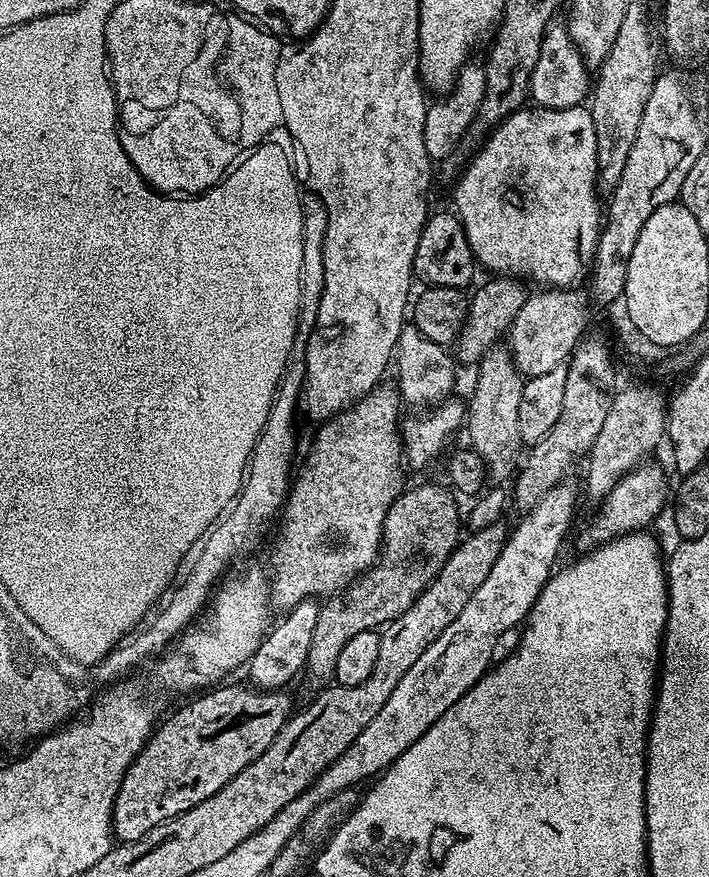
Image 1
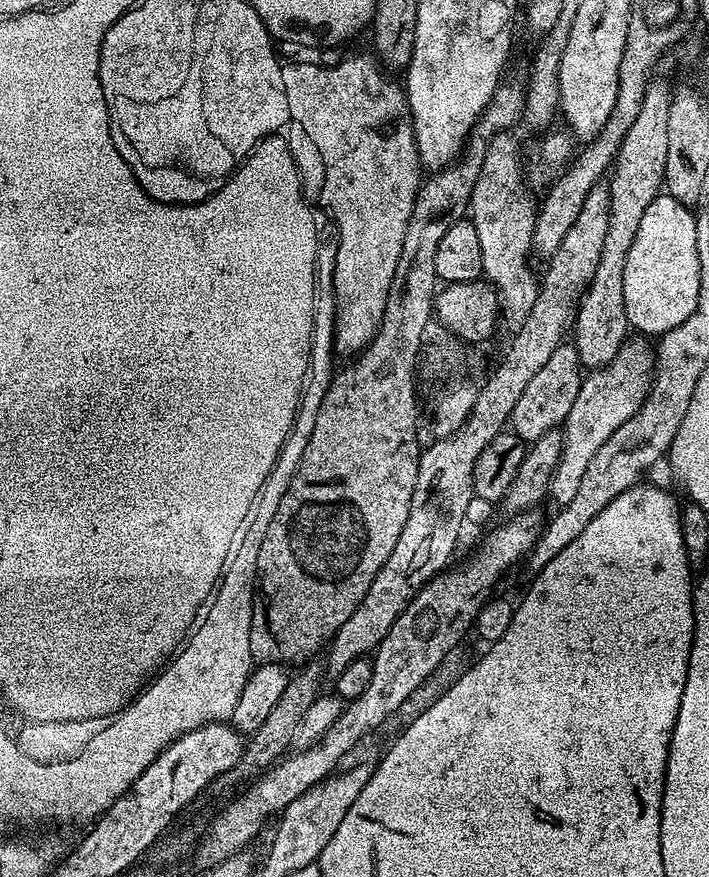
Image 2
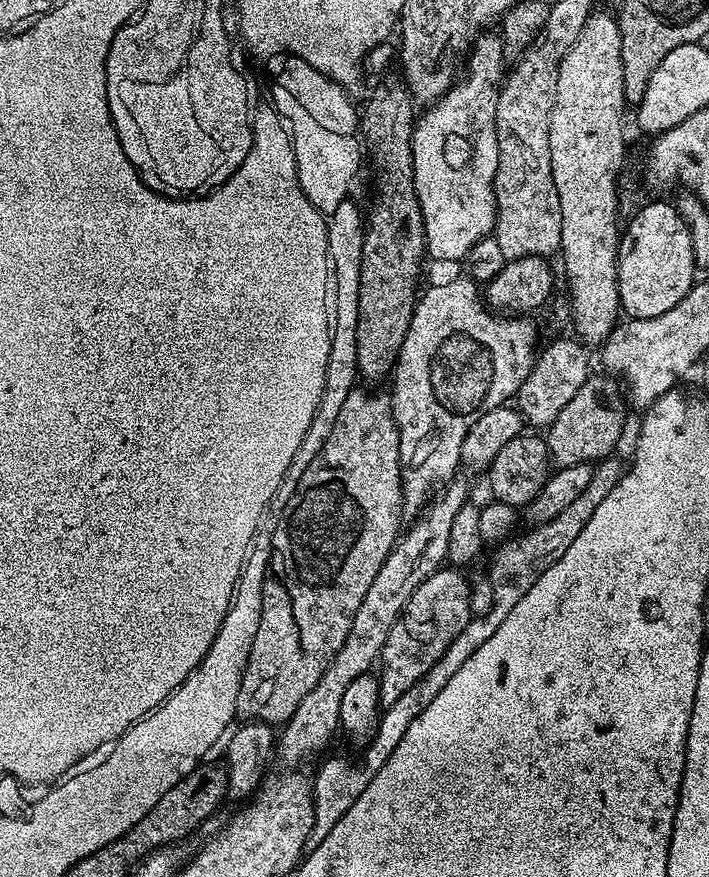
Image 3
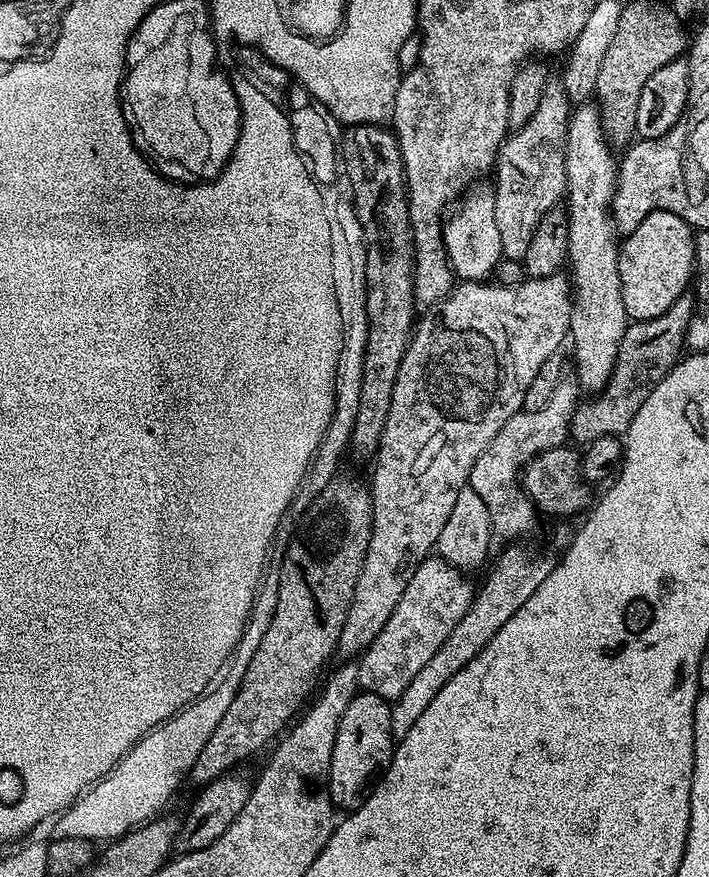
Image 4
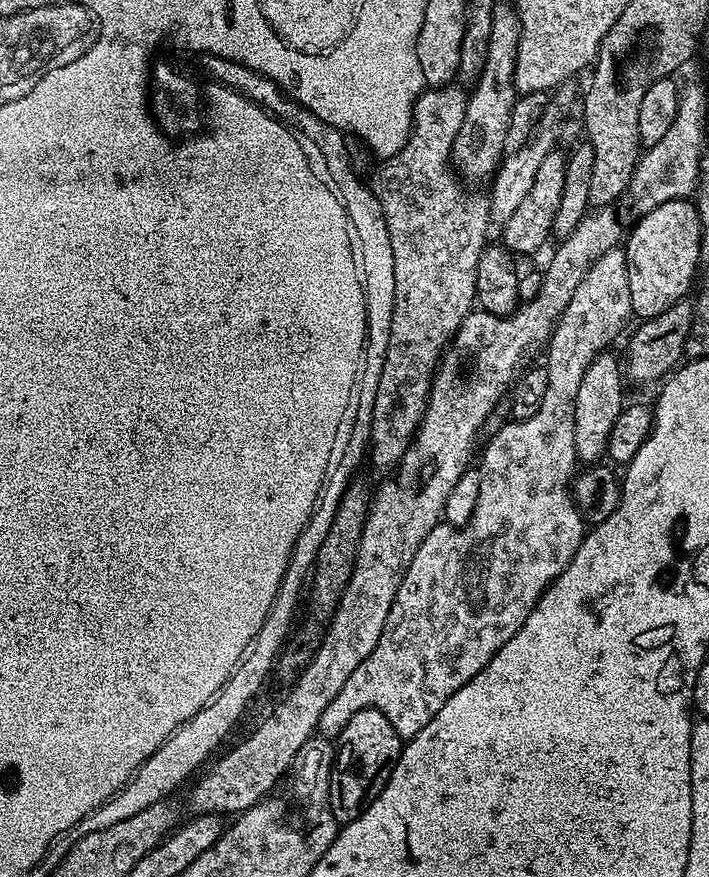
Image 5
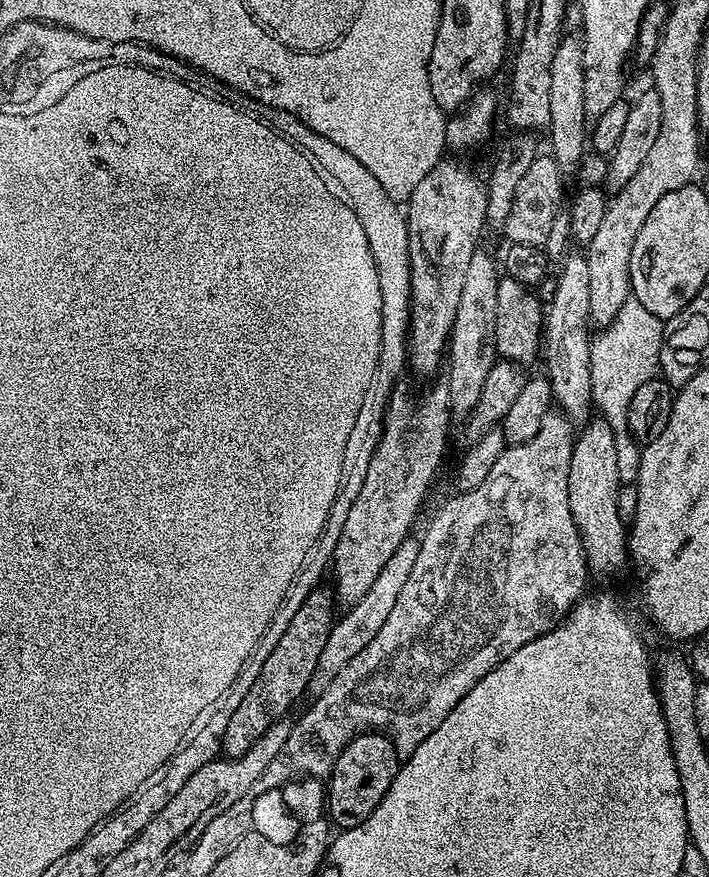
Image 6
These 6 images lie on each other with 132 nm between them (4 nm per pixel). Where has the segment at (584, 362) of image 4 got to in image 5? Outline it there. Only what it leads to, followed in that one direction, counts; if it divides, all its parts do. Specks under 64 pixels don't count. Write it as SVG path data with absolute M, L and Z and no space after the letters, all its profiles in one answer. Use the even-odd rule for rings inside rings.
M612 350L597 352L586 374L582 374L578 398L574 398L574 450L581 465L591 466L605 459L610 442L610 430L626 403L624 382L626 383L626 380L622 375L621 361L616 361Z

